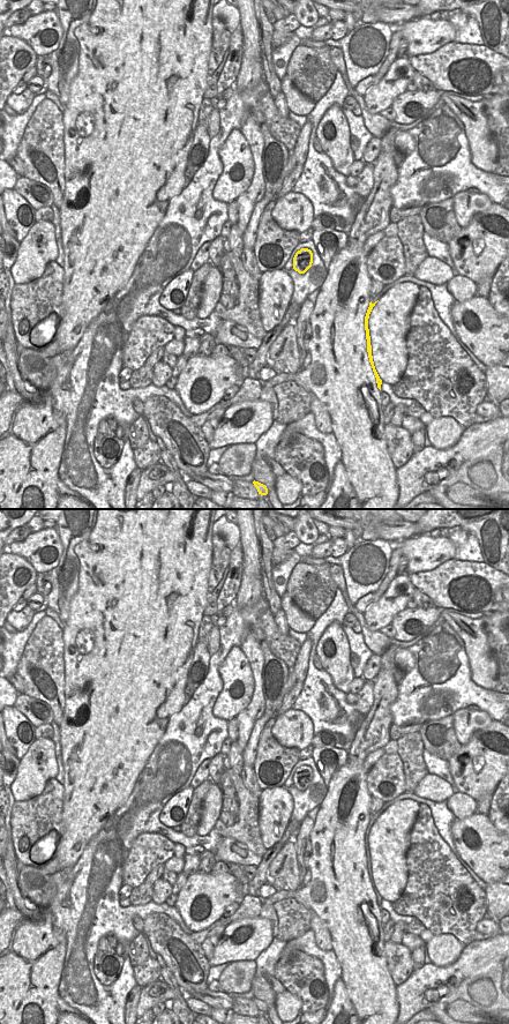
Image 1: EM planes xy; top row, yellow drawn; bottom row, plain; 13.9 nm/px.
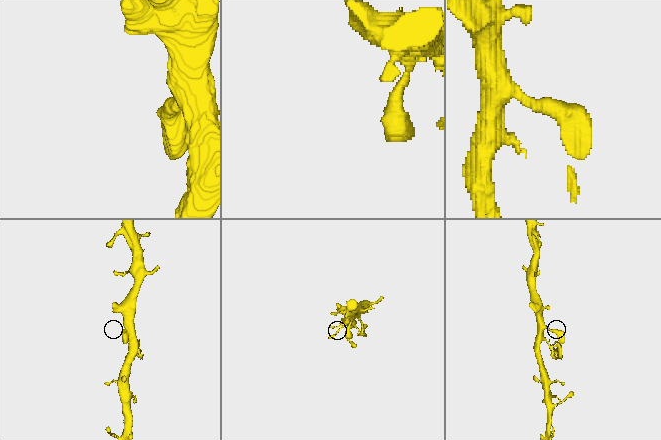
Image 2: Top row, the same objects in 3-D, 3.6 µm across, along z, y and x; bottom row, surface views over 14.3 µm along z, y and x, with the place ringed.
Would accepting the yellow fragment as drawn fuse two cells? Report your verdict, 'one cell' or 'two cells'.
one cell

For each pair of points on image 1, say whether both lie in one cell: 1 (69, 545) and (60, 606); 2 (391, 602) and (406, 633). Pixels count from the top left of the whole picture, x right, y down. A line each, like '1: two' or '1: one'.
1: one
2: two

